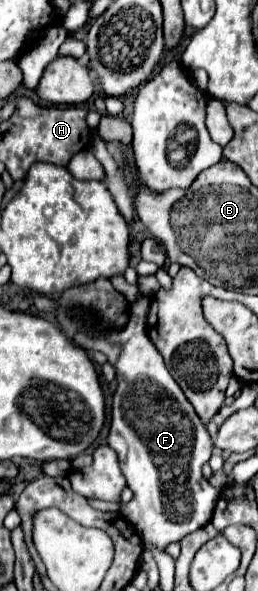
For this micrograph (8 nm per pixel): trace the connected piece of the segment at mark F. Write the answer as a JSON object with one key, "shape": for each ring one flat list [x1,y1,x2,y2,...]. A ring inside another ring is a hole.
{"shape":[[130,315,122,331,96,335,94,331,80,331,74,341,88,353,106,353,116,367,118,389,114,393,108,445,118,453,120,469,134,493,132,501,122,503,118,513,142,535,144,543,164,551,170,543,182,541,182,537,212,519,220,491,202,477,202,465,208,463,214,449,208,429,168,373,162,355,148,337,146,325,138,317]]}

